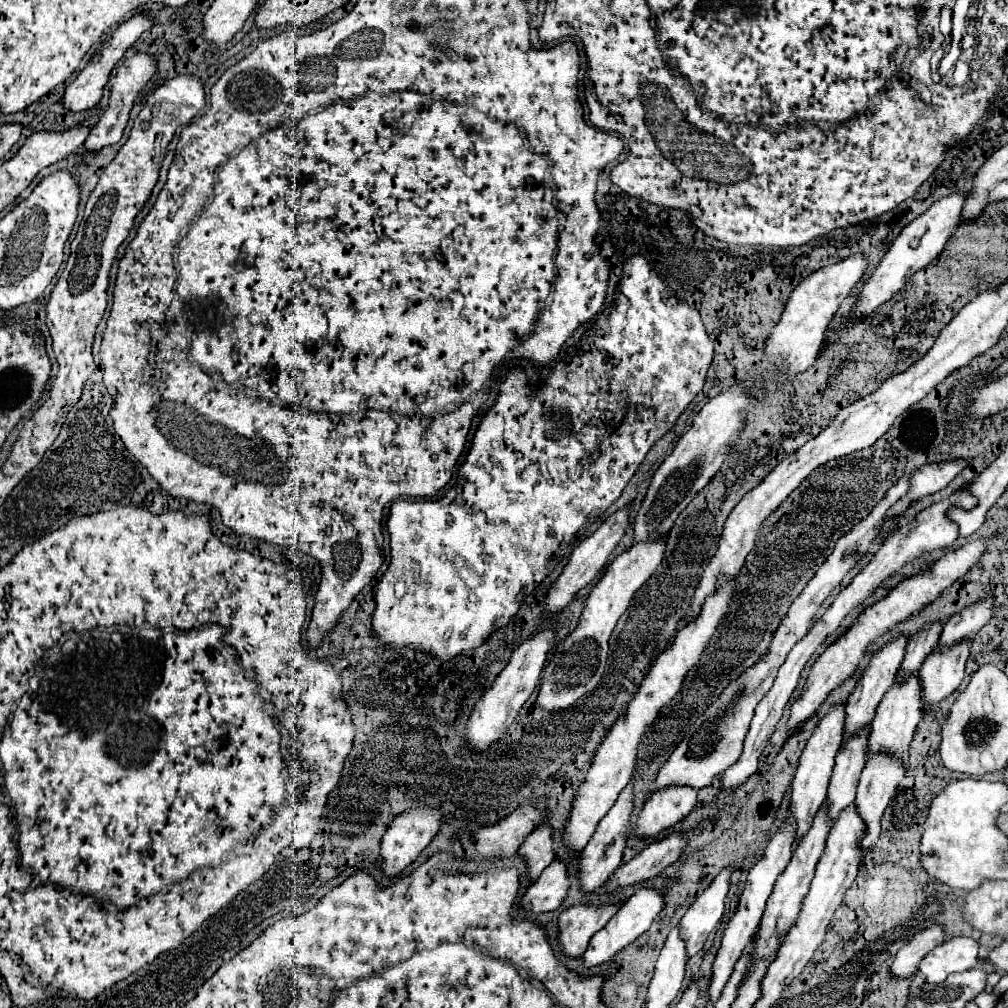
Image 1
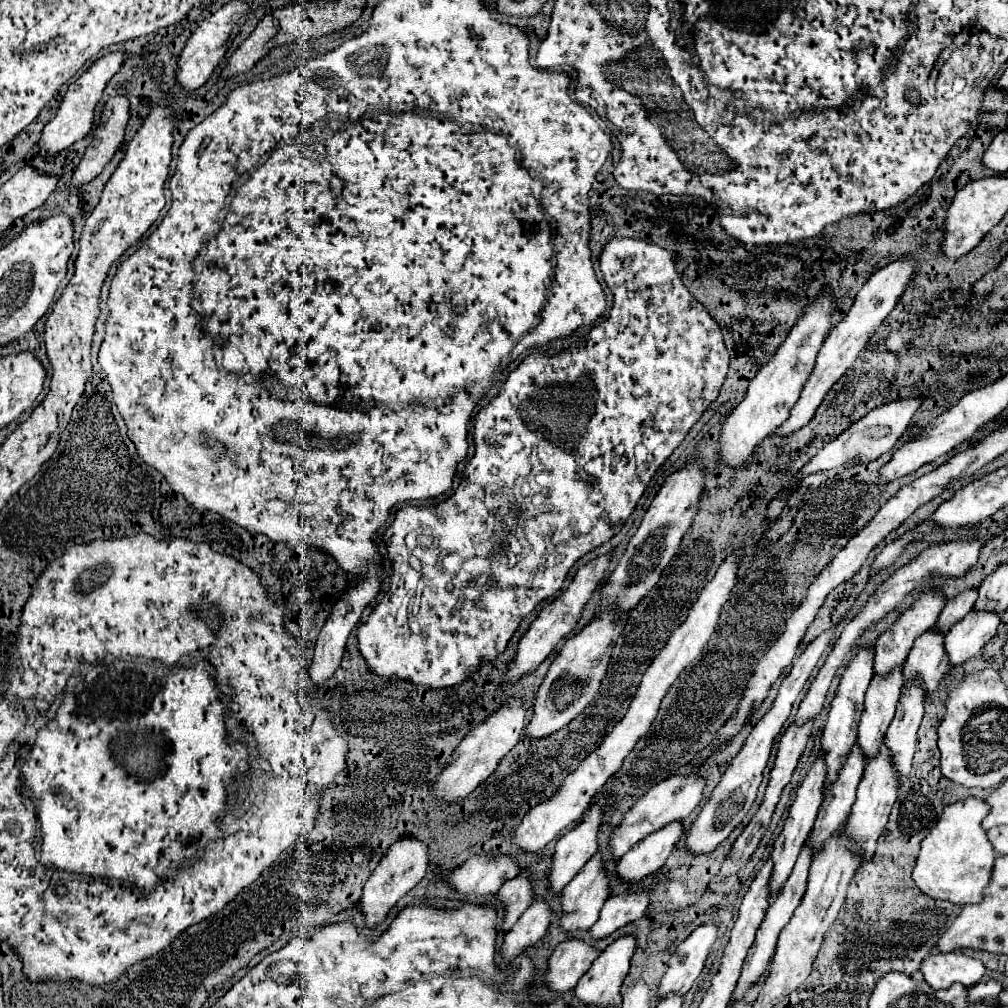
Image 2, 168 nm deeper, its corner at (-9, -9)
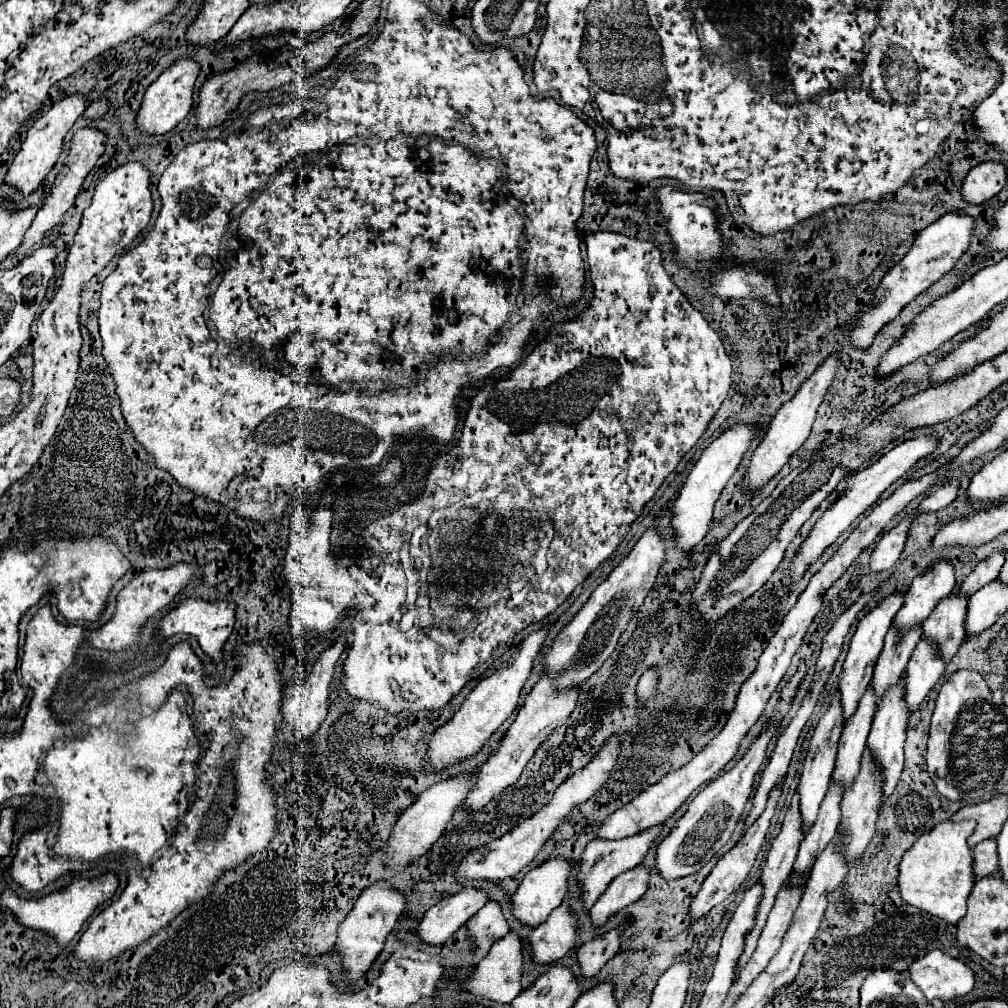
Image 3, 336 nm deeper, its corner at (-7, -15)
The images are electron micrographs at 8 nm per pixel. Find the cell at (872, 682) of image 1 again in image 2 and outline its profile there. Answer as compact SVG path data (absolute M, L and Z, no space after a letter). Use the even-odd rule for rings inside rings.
M921 593L919 599L877 639L875 643L875 663L873 663L873 673L875 675L881 675L881 677L887 677L893 673L893 669L901 667L903 661L907 659L909 651L913 649L913 643L917 637L921 637L933 623L935 623L935 617L939 617L941 609L943 609L945 601L943 597L939 597L939 593Z

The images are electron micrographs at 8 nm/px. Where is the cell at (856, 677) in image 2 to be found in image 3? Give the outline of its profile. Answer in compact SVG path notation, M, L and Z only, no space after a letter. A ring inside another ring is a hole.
M895 591L895 593L887 595L885 599L881 599L879 605L877 605L875 609L871 609L871 611L857 623L857 631L855 631L855 635L853 635L853 639L851 639L851 647L849 647L845 665L843 665L843 679L841 679L841 683L839 683L841 703L843 703L843 717L845 717L845 719L847 719L849 715L853 715L853 709L857 709L857 703L859 703L861 695L865 693L867 685L871 683L873 667L875 667L877 655L881 653L885 633L889 631L889 627L891 627L891 623L893 623L893 617L897 615L897 611L903 607L903 601L905 601L905 593Z

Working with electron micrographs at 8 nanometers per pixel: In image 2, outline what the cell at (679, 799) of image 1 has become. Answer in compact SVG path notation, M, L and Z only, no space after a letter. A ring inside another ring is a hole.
M671 821L663 829L635 843L619 861L617 873L625 881L639 881L655 873L671 855L675 843L683 835L683 821Z

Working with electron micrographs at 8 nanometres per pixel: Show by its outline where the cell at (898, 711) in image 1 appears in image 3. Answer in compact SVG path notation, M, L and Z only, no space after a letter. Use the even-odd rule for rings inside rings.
M953 591L937 603L933 613L923 621L923 637L933 639L945 661L949 661L965 641L967 603L959 591Z

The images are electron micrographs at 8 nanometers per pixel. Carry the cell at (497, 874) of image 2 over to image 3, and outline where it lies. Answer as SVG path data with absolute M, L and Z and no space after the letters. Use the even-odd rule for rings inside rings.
M463 889L455 895L445 897L433 905L417 927L417 935L423 943L443 945L461 925L465 925L473 913L487 903L483 889Z

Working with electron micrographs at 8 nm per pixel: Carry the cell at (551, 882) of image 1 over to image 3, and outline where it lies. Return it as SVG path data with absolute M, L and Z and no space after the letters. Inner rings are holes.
M509 933L497 943L493 943L487 957L477 963L475 971L461 983L461 987L477 997L487 997L497 1003L511 1003L521 993L521 977L523 977L521 967L523 967L521 941L517 939L515 933Z

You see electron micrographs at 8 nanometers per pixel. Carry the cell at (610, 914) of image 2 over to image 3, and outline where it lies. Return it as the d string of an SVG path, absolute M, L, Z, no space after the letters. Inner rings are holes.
M609 931L601 939L585 943L577 951L577 963L581 967L581 975L585 979L595 977L601 967L617 953L617 931Z

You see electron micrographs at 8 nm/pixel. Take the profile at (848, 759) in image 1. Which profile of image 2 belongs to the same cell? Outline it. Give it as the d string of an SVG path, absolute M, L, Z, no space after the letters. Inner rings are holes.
M895 673L895 677L887 677L887 681L875 681L873 677L867 689L865 709L863 709L863 717L859 723L859 735L857 735L857 743L863 751L865 763L877 757L883 745L885 733L893 721L895 705L901 695L899 675L901 673Z

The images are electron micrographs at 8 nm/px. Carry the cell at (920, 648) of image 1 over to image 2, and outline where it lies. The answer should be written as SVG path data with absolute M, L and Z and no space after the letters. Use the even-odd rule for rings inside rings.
M967 591L967 593L961 593L959 597L955 597L953 601L947 601L945 609L941 611L937 623L935 623L935 631L937 633L947 633L955 623L959 623L973 607L975 603L975 597L977 597L977 591Z

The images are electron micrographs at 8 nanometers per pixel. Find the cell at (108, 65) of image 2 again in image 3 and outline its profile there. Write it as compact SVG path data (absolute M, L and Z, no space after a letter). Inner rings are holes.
M69 95L61 101L57 101L43 117L35 119L35 123L31 125L31 129L27 131L27 137L21 145L21 151L15 155L13 163L9 165L9 171L5 175L5 183L15 187L23 197L31 195L39 183L47 177L47 173L51 171L51 167L55 165L61 147L63 147L63 139L67 135L67 131L73 127L73 123L77 121L77 117L87 109L87 101L83 95Z

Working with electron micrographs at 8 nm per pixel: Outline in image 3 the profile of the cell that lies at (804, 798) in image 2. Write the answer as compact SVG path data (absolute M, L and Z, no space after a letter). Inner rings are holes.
M837 689L833 699L831 699L829 711L819 719L819 723L813 731L813 737L811 737L809 749L807 749L807 757L805 757L805 763L803 763L799 795L801 795L801 817L803 817L805 829L809 829L813 819L817 817L821 799L825 797L825 787L829 787L829 781L831 781L831 775L833 775L833 769L835 769L835 755L837 755L841 731L843 731L843 709L841 709L841 693Z

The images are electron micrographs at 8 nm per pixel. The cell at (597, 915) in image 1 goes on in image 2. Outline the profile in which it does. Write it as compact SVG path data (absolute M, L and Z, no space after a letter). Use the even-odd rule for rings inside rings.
M581 939L559 943L549 959L549 975L545 977L547 985L557 993L573 989L597 957L599 949Z

